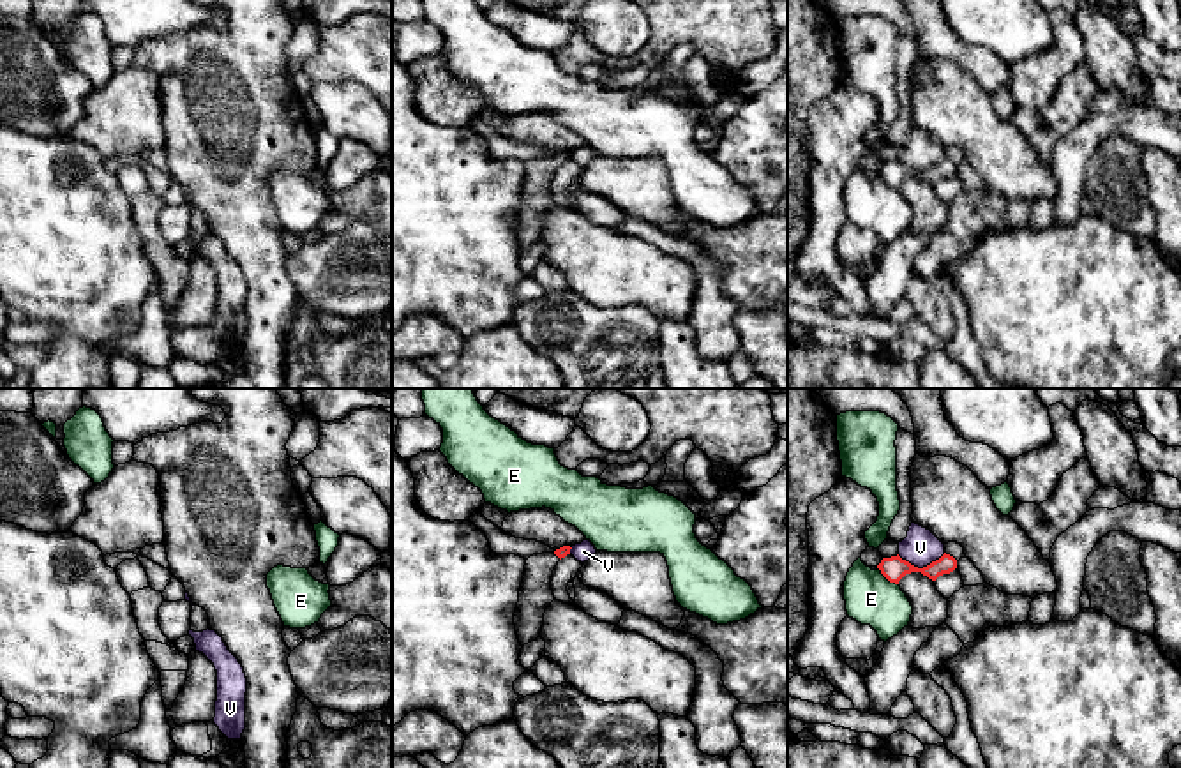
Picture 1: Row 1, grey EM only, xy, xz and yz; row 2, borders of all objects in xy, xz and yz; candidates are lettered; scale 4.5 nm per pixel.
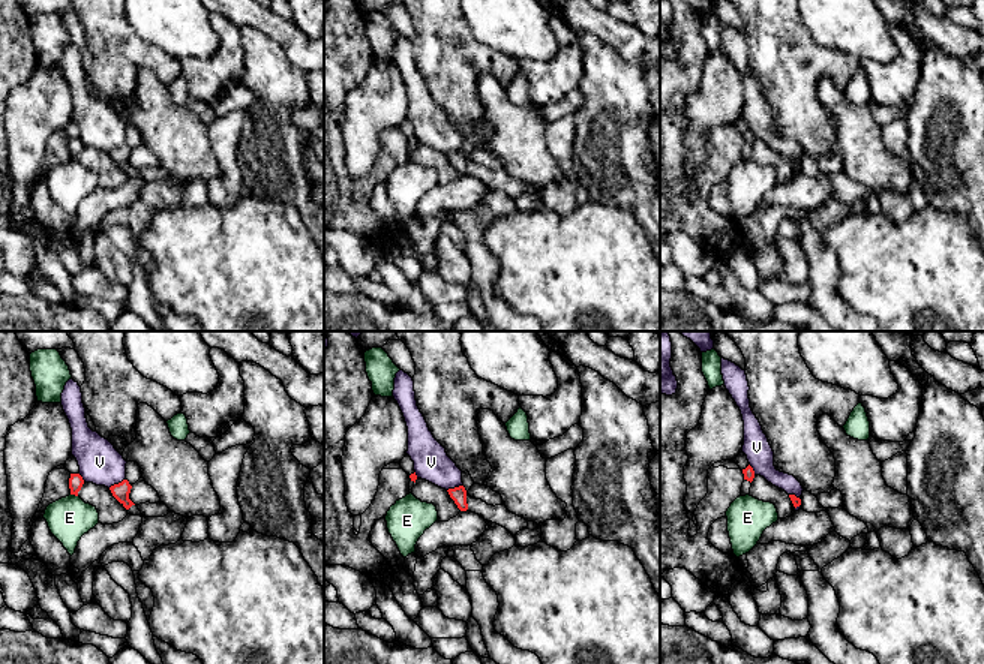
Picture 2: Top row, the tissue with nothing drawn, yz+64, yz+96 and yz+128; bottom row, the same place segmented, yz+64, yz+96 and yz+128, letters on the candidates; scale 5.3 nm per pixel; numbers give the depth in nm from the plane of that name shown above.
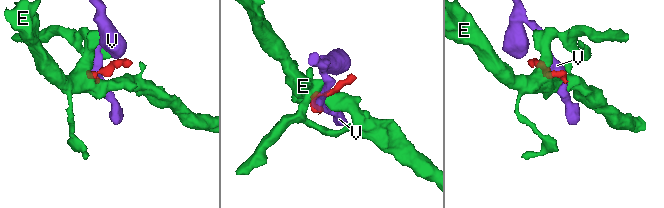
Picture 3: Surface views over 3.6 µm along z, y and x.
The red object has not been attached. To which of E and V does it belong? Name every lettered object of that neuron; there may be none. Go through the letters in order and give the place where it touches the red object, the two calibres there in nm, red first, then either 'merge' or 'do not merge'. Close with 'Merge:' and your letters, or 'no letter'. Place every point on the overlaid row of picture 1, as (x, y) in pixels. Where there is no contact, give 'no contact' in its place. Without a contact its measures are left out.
E: contact yz (887, 578); calibres 110 and 240 nm; do not merge
V: contact yz (920, 569); calibres 110 and 170 nm; do not merge
Merge: no letter

